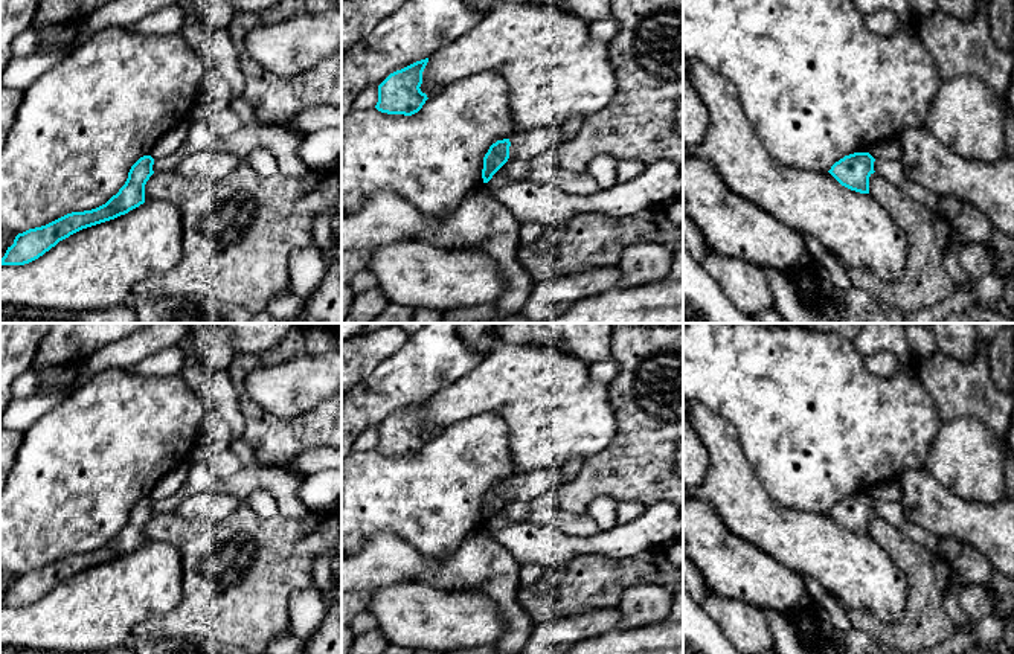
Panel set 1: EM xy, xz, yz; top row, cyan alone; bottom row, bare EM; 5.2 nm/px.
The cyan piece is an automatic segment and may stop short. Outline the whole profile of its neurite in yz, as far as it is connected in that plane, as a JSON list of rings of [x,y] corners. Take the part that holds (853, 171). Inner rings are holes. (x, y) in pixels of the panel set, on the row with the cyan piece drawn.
[[[854,152],[836,162],[828,171],[842,186],[869,194],[869,177],[874,171],[875,159],[869,152]]]

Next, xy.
[[[151,155],[140,157],[131,166],[125,184],[105,204],[91,210],[72,212],[46,226],[18,233],[0,259],[0,265],[29,264],[70,235],[139,207],[145,203],[145,184],[154,174],[152,165],[154,159]]]

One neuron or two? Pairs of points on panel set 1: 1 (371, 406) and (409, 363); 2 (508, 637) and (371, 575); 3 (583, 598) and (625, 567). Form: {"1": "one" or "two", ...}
{"1": "one", "2": "one", "3": "one"}

